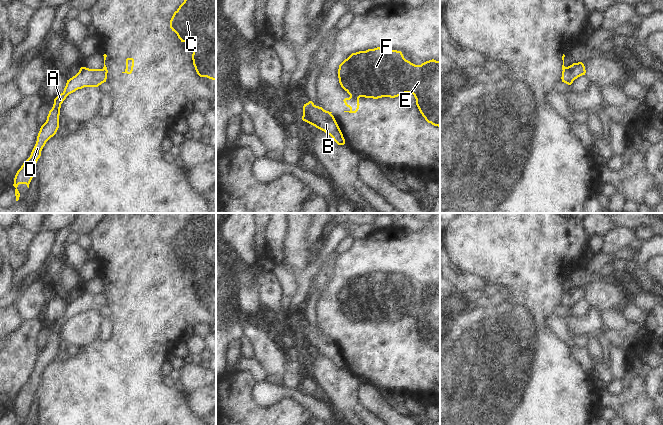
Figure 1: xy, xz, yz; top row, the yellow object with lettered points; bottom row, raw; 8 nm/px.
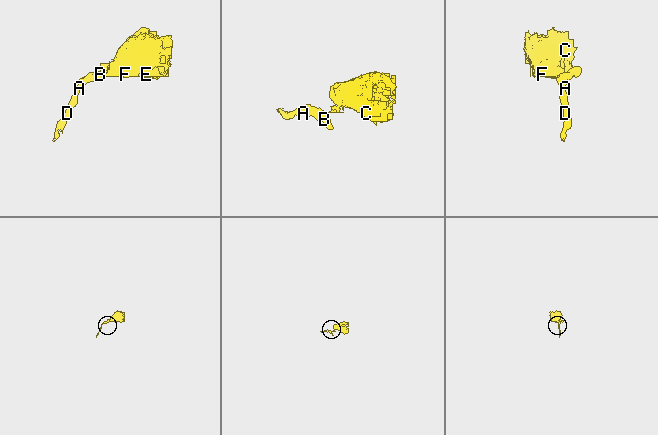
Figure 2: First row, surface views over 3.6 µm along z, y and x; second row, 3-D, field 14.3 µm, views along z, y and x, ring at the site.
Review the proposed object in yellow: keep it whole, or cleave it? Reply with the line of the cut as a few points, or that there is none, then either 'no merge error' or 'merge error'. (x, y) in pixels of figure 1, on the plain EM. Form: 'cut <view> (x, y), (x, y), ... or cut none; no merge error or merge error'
cut xy (103, 292), (106, 297); merge error

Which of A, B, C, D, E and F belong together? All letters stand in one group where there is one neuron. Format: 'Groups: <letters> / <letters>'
Groups: A B D / C E F

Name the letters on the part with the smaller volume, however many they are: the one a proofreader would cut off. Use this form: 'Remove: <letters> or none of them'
Remove: A, B, D

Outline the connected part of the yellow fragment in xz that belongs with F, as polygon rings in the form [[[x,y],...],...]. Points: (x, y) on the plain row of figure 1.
[[[377,271],[352,277],[339,289],[338,302],[341,311],[350,319],[343,324],[350,334],[344,336],[356,337],[360,321],[395,322],[411,317],[425,344],[440,351],[440,285],[432,283],[421,289],[415,289],[406,284],[401,275]]]

